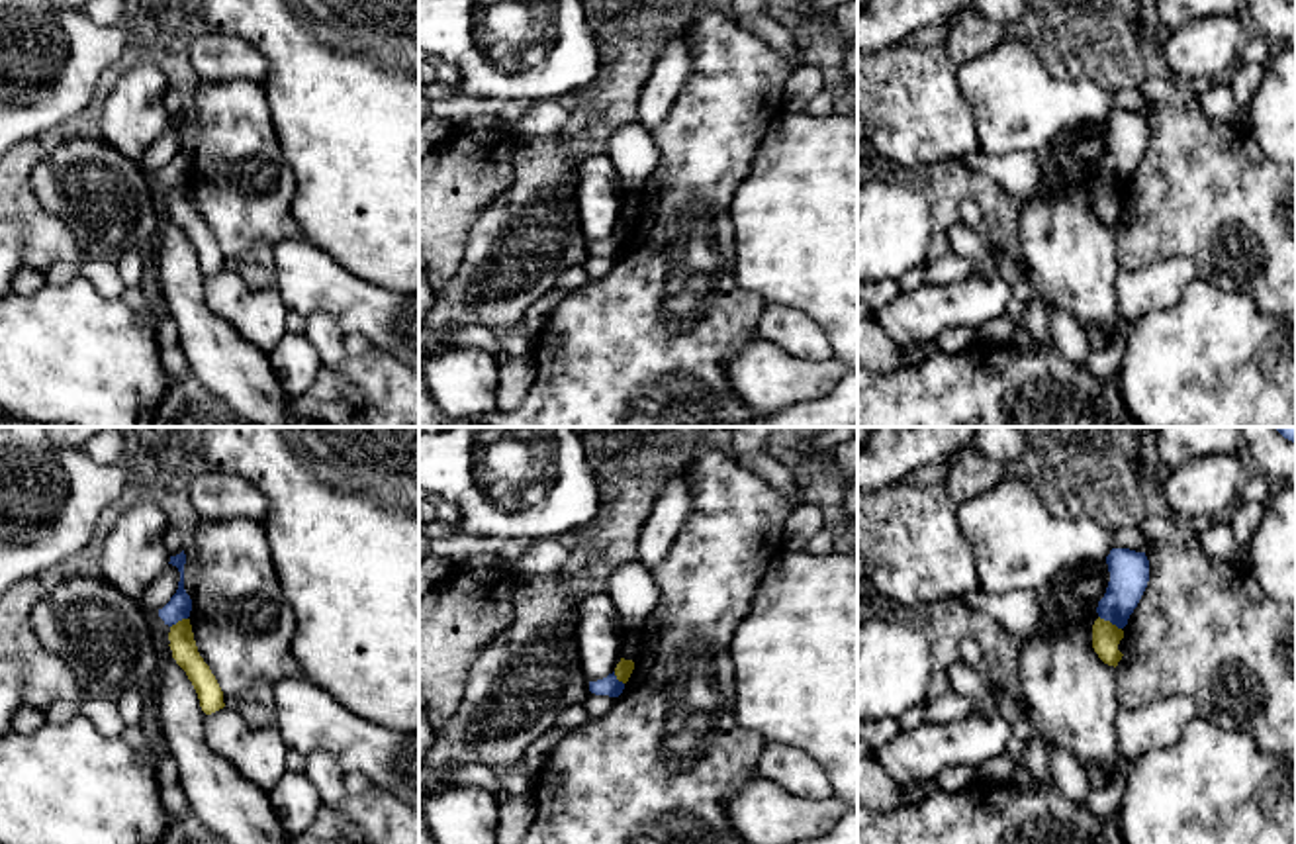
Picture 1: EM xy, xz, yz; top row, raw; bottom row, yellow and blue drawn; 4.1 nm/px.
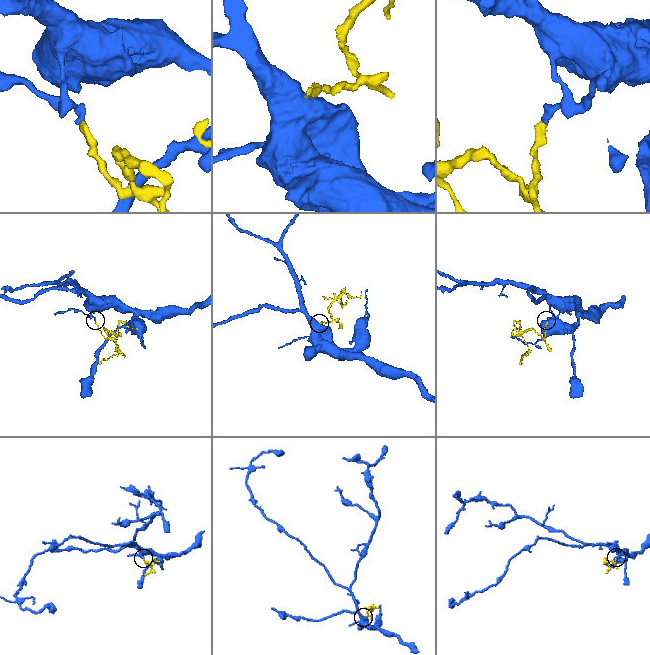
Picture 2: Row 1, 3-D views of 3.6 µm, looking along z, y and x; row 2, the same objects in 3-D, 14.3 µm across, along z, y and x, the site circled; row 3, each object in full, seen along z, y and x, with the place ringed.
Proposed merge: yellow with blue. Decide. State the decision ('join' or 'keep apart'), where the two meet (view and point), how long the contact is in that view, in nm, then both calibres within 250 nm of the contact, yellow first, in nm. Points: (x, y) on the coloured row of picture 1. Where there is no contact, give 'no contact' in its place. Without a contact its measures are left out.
keep apart | yz (1109, 621) | 110 nm | 120/160 nm

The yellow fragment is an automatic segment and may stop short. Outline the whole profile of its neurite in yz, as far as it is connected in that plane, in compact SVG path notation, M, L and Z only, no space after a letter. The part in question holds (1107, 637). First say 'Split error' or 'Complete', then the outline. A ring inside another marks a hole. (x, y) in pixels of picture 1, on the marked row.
Complete. M1096 619L1092 625L1092 648L1098 658L1108 666L1118 666L1122 660L1122 652L1118 650L1120 640L1124 638L1124 631L1112 625L1110 621Z

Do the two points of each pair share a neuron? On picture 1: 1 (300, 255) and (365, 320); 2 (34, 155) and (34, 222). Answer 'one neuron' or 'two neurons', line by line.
1: one neuron
2: one neuron

